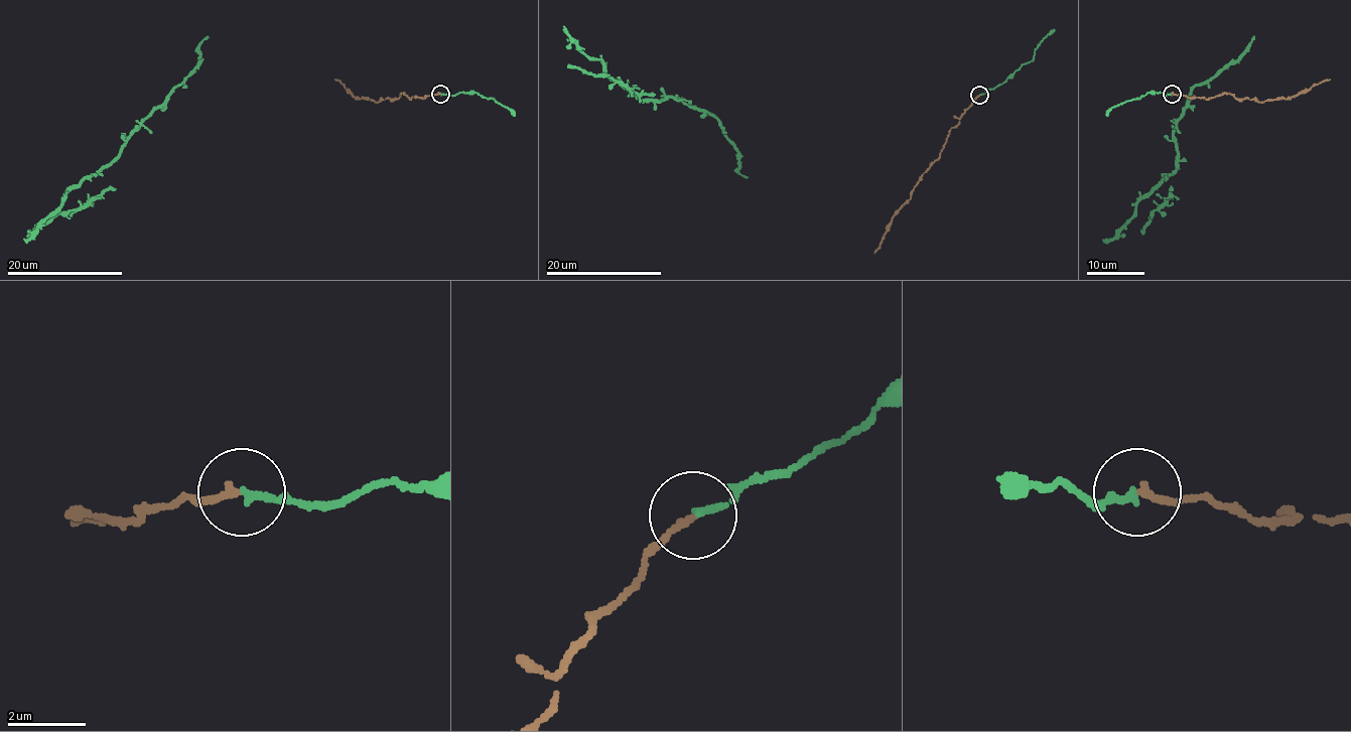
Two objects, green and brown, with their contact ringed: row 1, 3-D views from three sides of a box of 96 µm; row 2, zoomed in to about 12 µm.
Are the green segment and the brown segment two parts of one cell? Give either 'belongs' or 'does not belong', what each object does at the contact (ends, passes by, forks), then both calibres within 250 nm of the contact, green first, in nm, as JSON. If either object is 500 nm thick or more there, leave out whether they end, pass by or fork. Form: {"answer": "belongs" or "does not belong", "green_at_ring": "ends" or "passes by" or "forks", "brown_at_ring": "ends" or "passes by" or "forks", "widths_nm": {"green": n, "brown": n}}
{"answer": "belongs", "green_at_ring": "ends", "brown_at_ring": "ends", "widths_nm": {"green": 180, "brown": 170}}

